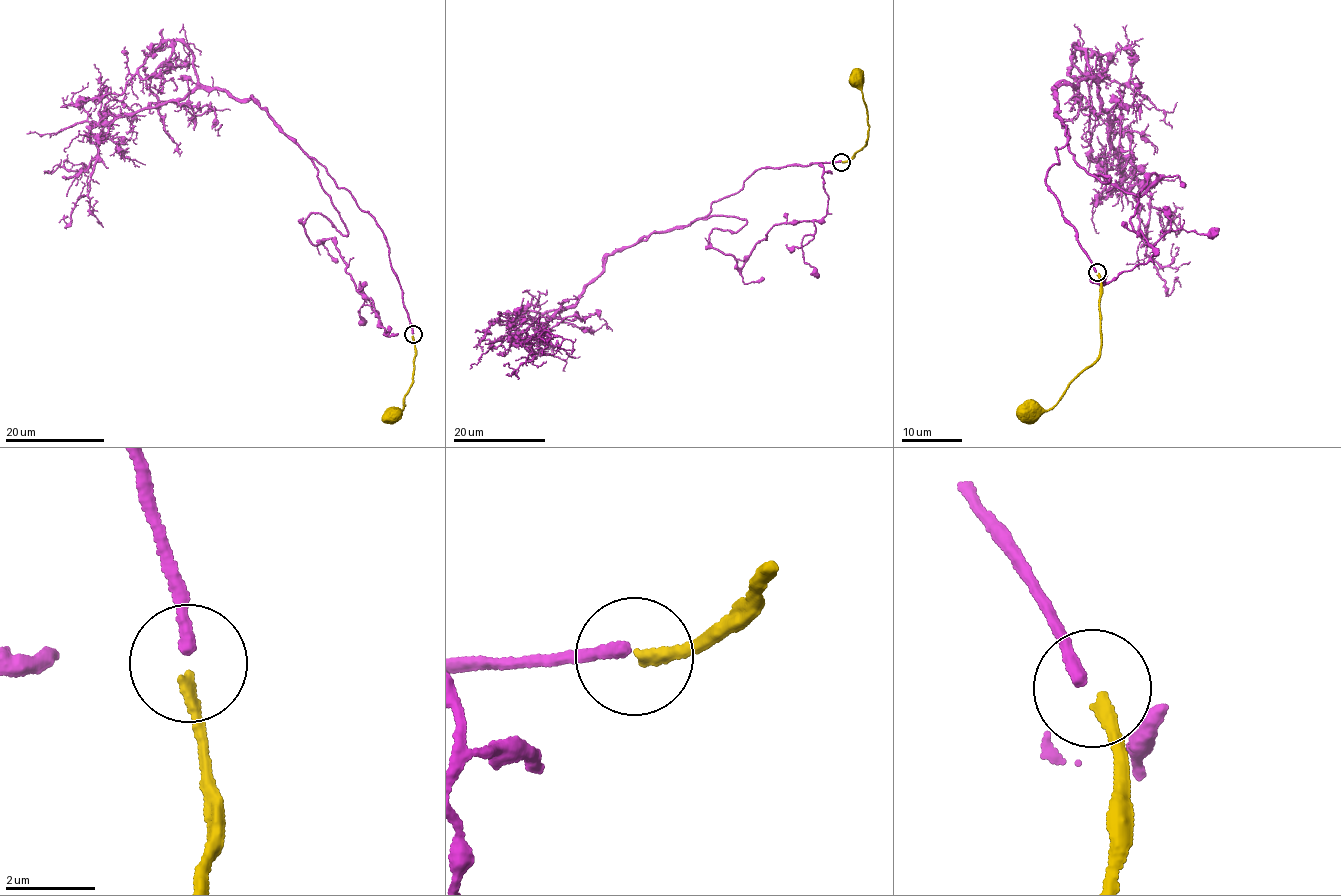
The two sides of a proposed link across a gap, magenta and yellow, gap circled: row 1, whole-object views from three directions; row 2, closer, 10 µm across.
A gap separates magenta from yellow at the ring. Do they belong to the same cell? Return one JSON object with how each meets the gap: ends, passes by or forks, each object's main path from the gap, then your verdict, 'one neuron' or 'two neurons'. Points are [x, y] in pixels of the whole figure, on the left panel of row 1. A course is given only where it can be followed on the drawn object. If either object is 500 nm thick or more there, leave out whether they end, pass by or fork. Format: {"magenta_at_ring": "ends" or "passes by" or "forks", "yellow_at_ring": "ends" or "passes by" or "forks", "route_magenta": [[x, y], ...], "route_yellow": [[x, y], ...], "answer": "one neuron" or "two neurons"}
{"magenta_at_ring": "ends", "yellow_at_ring": "ends", "route_magenta": [[412, 334], [374, 217], [251, 99], [193, 89], [95, 124], [88, 193], [69, 224], [59, 222]], "route_yellow": [[413, 336], [414, 373], [400, 413], [392, 420], [394, 414]], "answer": "two neurons"}

